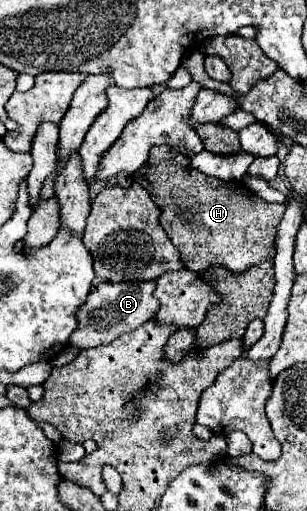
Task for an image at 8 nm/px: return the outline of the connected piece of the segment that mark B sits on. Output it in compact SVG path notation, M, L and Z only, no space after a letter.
M146 280L146 282L118 282L118 284L100 282L98 286L94 286L90 290L86 302L76 310L78 328L70 336L68 346L76 348L76 350L96 348L96 346L108 344L110 340L122 336L124 332L136 330L138 326L142 326L144 322L154 318L160 308L158 298L154 296L154 286L156 286L156 282L150 282L150 280Z

